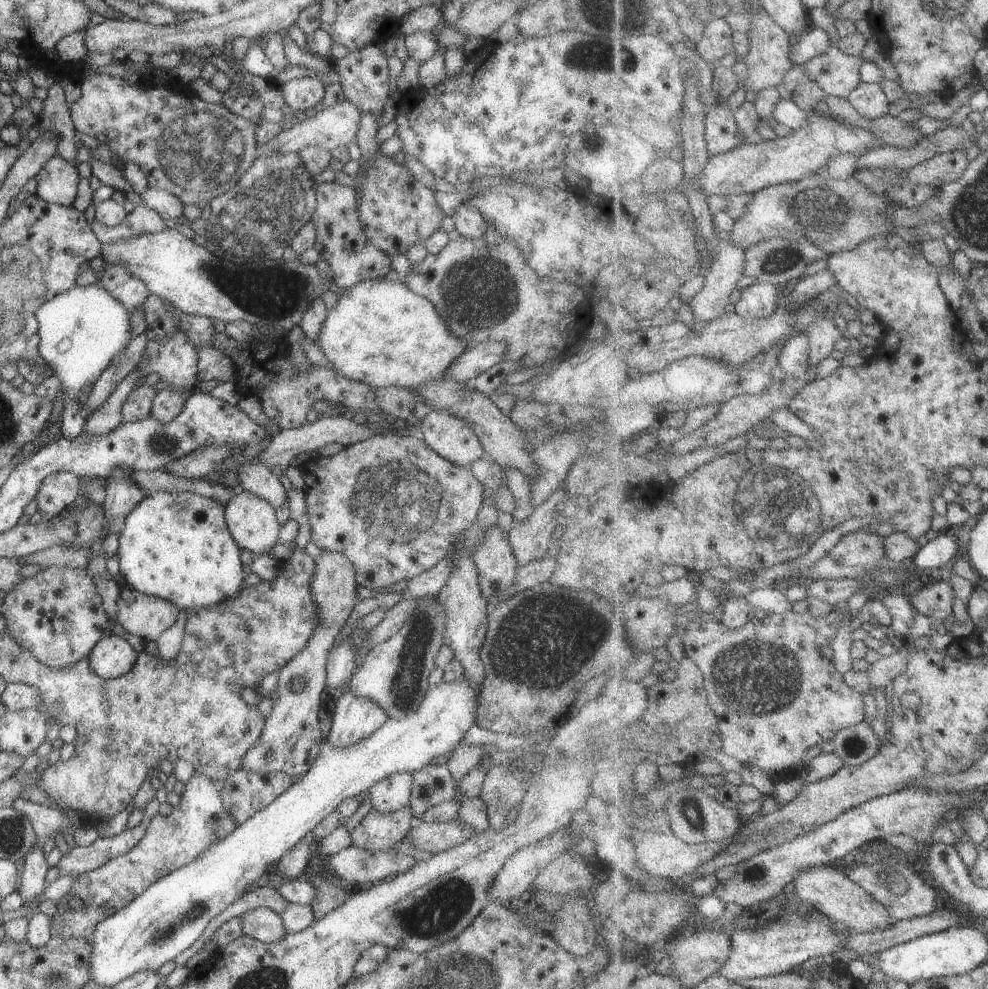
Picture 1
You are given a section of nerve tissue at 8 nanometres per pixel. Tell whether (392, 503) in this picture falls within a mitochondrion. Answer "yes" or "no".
yes

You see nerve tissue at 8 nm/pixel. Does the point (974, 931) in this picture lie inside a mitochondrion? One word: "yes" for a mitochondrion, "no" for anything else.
no

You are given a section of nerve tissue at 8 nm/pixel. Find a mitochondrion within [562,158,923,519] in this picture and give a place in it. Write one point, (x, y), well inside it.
(819, 206)

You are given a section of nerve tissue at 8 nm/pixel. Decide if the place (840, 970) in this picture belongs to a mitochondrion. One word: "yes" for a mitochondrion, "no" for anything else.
no

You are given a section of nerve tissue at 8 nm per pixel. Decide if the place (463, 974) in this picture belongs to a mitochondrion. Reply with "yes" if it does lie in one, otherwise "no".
yes

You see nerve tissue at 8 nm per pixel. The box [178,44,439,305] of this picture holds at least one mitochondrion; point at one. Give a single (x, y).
(261, 217)

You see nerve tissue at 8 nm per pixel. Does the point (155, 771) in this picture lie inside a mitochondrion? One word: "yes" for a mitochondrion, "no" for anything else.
no

